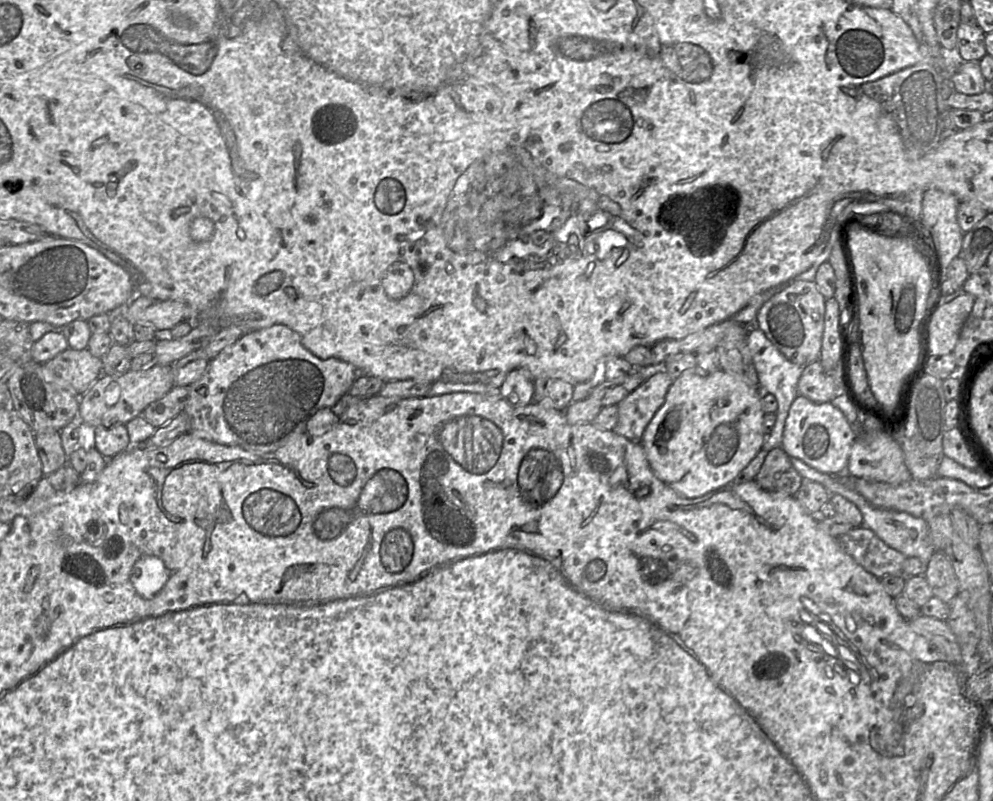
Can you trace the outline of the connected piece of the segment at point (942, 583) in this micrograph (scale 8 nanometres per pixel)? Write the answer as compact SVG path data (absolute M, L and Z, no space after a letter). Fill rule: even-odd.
M935 551L927 564L924 574L933 596L948 604L958 593L958 578L948 556Z

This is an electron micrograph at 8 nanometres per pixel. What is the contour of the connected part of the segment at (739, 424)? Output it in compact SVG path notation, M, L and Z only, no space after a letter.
M688 369L670 385L665 400L647 425L641 445L649 465L665 484L686 498L702 497L721 487L729 487L734 478L763 449L766 435L763 432L764 411L762 391L750 387L740 379L720 369L703 373Z

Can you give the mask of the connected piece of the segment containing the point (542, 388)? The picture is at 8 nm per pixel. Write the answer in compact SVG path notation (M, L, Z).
M538 377L533 379L533 401L556 410L565 411L572 402L573 385L567 381Z

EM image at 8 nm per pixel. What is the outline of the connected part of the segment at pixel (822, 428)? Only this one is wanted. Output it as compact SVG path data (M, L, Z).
M798 395L786 418L781 447L790 458L798 458L822 473L841 475L846 471L850 449L855 440L856 430L840 409L831 402L814 403Z

